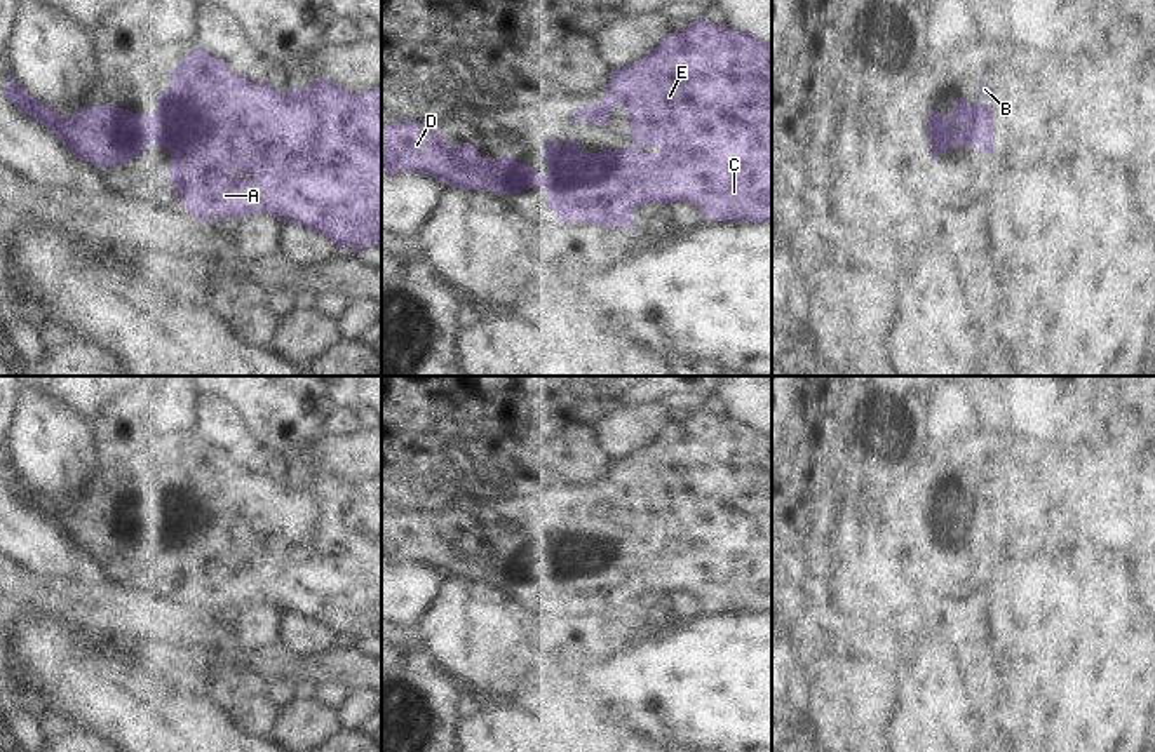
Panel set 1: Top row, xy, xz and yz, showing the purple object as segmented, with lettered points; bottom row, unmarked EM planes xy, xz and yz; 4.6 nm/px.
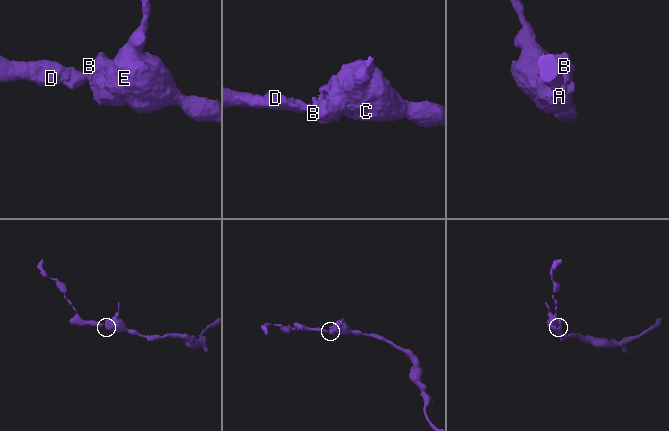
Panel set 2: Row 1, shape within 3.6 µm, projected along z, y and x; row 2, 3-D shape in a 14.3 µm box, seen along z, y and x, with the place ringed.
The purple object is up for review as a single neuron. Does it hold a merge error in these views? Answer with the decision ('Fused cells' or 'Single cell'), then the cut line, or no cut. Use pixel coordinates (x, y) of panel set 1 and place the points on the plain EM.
Single cell. No split

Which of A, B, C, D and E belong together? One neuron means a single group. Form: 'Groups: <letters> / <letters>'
Groups: A B C D E

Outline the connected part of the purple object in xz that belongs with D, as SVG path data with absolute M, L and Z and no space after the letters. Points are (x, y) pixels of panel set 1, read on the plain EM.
M697 409L688 414L688 418L681 423L671 423L667 428L660 430L660 433L645 447L638 449L634 454L629 454L625 458L615 458L610 463L610 472L605 479L603 491L594 496L584 496L580 498L573 507L570 507L570 512L577 510L589 510L598 512L603 517L610 514L608 500L613 496L624 496L629 501L629 517L631 517L631 529L636 534L634 538L620 538L617 541L603 540L598 543L584 543L580 540L578 531L568 529L564 538L559 538L559 533L547 531L545 533L545 554L547 554L547 564L542 566L537 562L537 559L524 555L510 547L502 547L500 550L491 550L479 545L479 534L463 534L458 538L449 538L442 526L427 514L416 514L416 512L395 512L388 515L382 522L382 566L392 566L399 562L418 562L432 566L448 576L456 576L463 580L479 580L479 581L491 581L495 585L509 585L509 583L521 583L533 576L544 576L547 581L547 597L554 601L554 604L561 611L580 611L584 614L605 614L605 616L636 616L631 604L638 601L643 594L671 594L674 590L690 592L693 597L697 597L706 608L714 611L732 611L732 613L763 613L772 611L772 437L760 430L758 426L753 426L746 421L728 418L726 414L713 414L706 409Z

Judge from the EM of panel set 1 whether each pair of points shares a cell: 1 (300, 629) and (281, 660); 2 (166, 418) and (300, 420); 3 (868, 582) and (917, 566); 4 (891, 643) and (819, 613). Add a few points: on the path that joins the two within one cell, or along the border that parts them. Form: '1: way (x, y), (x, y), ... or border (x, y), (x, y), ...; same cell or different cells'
1: border (281, 643), (303, 657), (328, 655); different cells
2: way (199, 397), (202, 394), (267, 394); same cell
3: border (892, 531), (899, 573), (917, 592); different cells
4: way (873, 637), (844, 637), (837, 631); same cell

